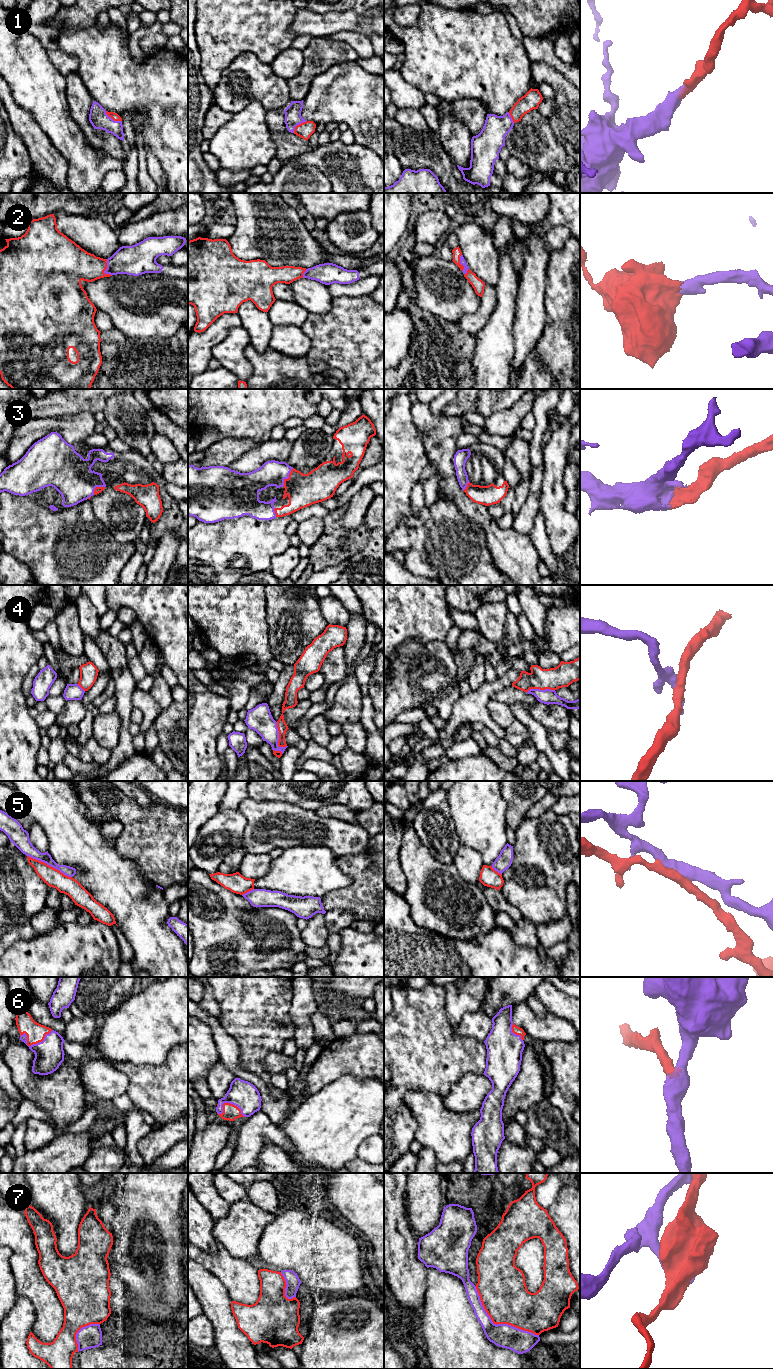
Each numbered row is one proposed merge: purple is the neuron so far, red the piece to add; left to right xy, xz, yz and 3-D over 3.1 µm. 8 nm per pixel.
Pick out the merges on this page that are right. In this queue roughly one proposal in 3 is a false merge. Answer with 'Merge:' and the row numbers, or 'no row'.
Merge: 1, 2, 3, 6

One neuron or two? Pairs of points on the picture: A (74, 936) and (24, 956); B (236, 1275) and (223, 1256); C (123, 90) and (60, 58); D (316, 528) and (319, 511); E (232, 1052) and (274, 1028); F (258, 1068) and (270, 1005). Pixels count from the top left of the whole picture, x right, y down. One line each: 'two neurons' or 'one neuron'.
A: one neuron
B: one neuron
C: two neurons
D: two neurons
E: two neurons
F: one neuron

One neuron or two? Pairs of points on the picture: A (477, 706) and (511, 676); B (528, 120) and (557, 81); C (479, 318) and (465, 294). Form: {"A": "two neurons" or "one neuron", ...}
{"A": "one neuron", "B": "two neurons", "C": "two neurons"}

